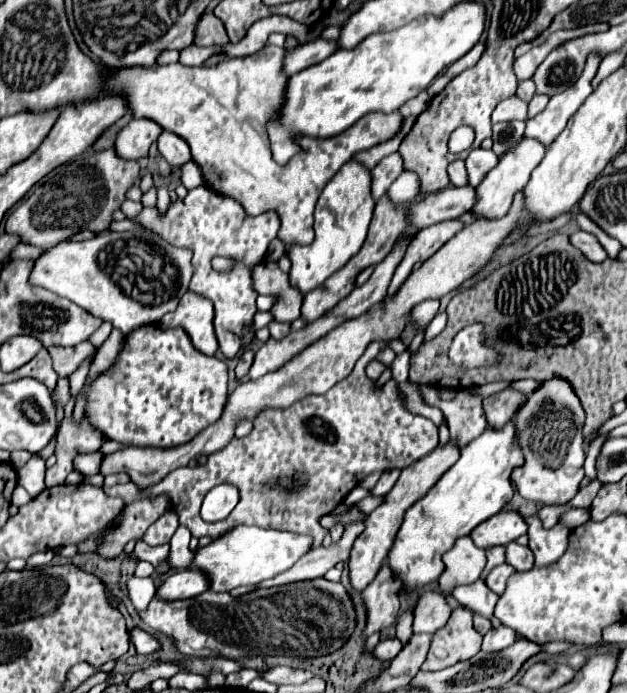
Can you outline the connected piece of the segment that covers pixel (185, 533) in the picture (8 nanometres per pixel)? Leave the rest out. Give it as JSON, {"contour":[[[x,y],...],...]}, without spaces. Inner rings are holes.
{"contour":[[[179,527],[171,537],[171,551],[167,555],[167,565],[171,569],[187,569],[193,561],[193,551],[189,549],[191,533],[187,527]]]}

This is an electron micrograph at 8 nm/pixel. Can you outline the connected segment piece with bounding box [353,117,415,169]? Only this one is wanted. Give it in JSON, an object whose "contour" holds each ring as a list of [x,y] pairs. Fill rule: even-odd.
{"contour":[[[407,117],[407,119],[405,119],[403,129],[399,131],[397,137],[393,137],[391,141],[385,141],[385,143],[381,143],[381,145],[375,145],[375,147],[371,147],[371,149],[367,149],[367,151],[355,153],[353,159],[355,159],[357,163],[361,163],[365,169],[373,169],[385,155],[397,151],[397,147],[399,147],[399,143],[401,143],[401,139],[405,137],[405,133],[409,133],[409,129],[411,129],[411,125],[413,125],[413,119],[415,119],[415,117]]]}

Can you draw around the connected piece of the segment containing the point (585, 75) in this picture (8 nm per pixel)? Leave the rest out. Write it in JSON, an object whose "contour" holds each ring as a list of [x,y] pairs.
{"contour":[[[591,55],[587,59],[587,65],[581,73],[579,81],[571,89],[551,97],[549,105],[539,115],[535,115],[533,119],[527,121],[527,129],[525,129],[523,137],[537,139],[545,147],[549,147],[557,139],[557,135],[565,129],[567,121],[583,105],[583,101],[591,95],[591,91],[593,91],[591,89],[591,79],[595,77],[595,69],[599,67],[599,61],[601,61],[601,57]]]}

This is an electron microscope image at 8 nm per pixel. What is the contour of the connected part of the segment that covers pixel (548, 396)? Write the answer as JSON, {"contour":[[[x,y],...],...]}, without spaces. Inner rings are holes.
{"contour":[[[551,377],[543,381],[539,389],[535,389],[515,411],[511,423],[515,425],[517,445],[525,457],[525,463],[515,467],[511,473],[511,481],[515,483],[517,491],[527,501],[539,501],[543,505],[563,505],[571,501],[579,491],[581,479],[585,477],[585,411],[571,383],[563,377]]]}

